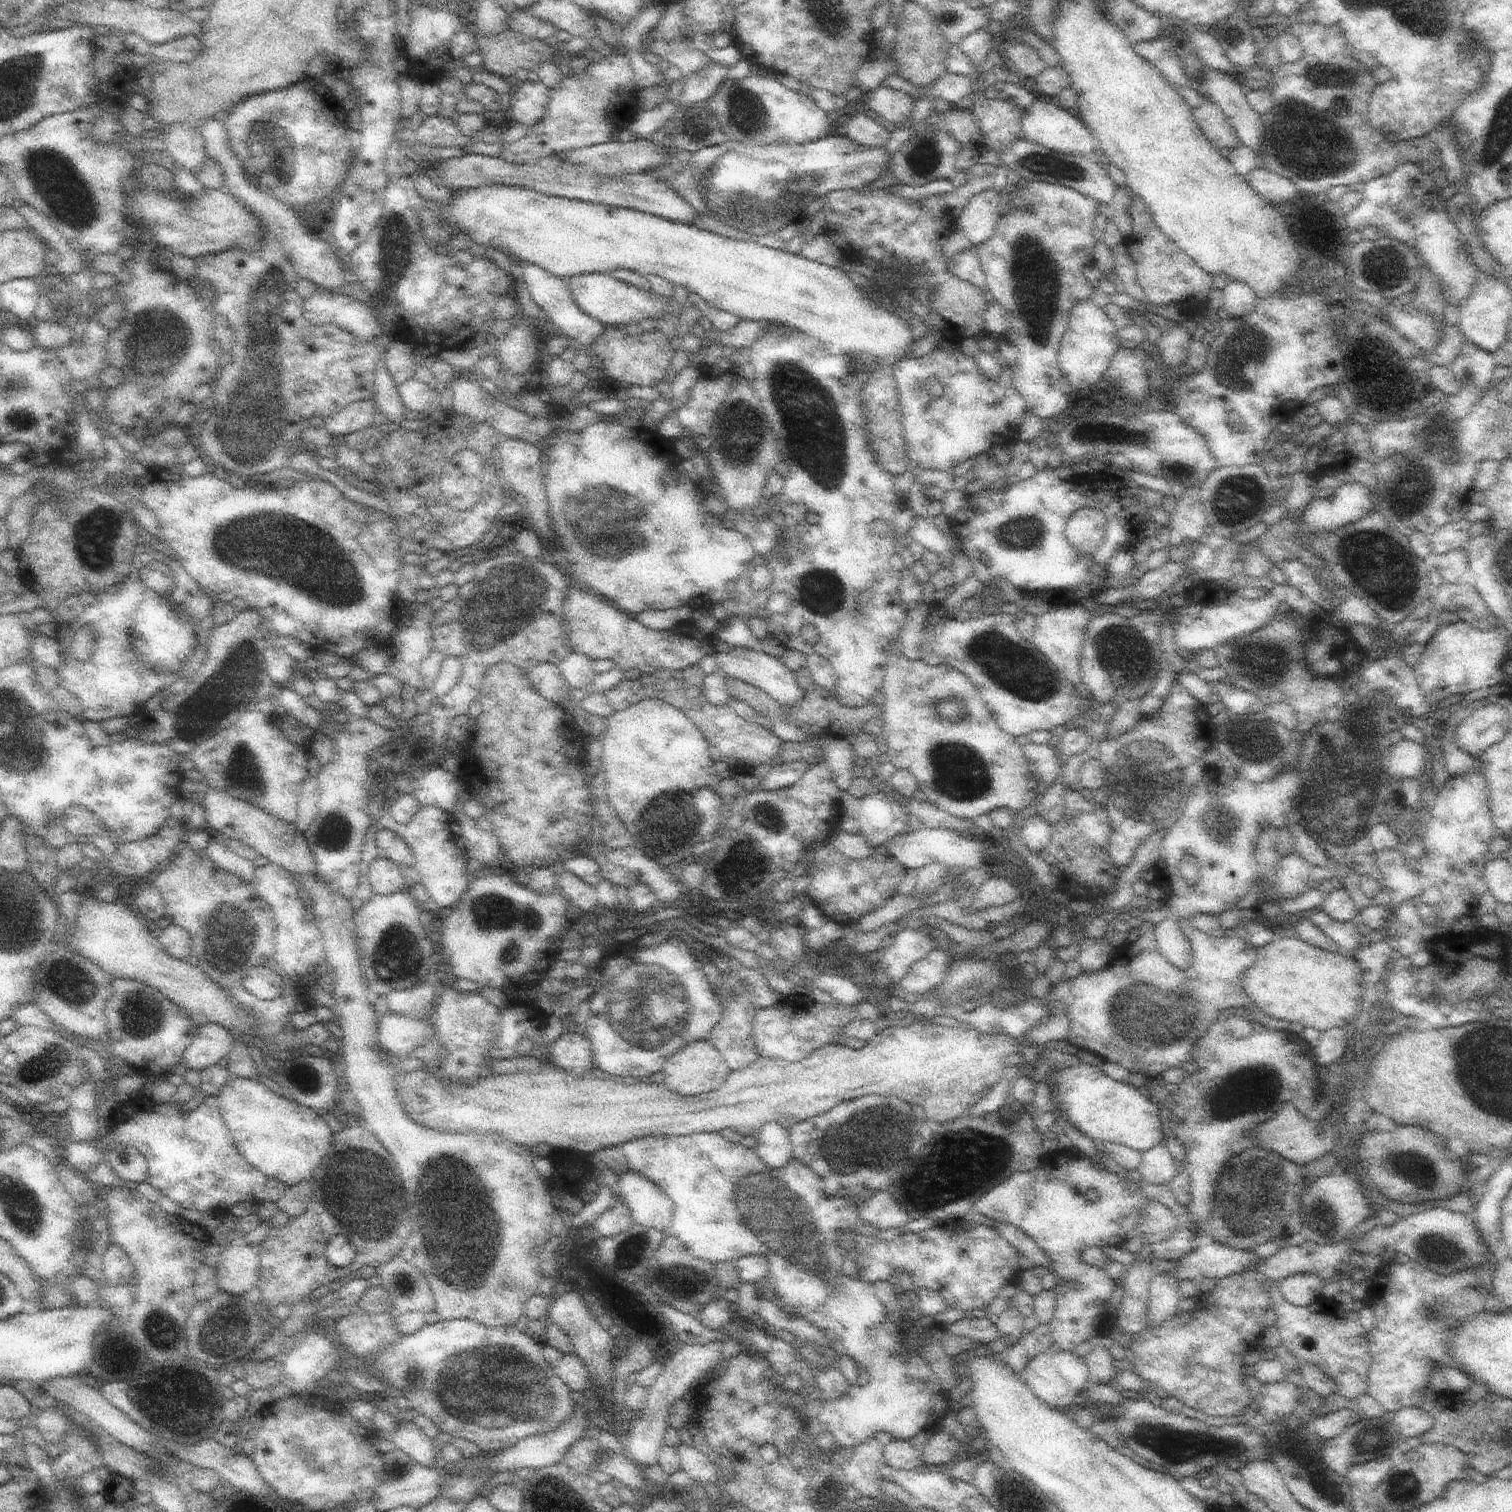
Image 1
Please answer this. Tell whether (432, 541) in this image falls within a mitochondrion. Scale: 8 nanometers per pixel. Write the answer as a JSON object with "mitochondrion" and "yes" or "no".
{"mitochondrion":"no"}

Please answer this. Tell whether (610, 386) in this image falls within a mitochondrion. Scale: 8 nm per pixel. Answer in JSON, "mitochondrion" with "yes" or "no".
{"mitochondrion":"no"}

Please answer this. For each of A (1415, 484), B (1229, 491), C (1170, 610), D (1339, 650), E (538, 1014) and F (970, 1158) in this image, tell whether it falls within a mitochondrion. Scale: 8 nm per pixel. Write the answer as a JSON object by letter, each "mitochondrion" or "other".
{"A":"mitochondrion","B":"mitochondrion","C":"other","D":"other","E":"other","F":"mitochondrion"}

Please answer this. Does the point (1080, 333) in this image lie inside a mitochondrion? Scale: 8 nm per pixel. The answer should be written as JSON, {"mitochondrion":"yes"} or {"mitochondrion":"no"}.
{"mitochondrion":"no"}

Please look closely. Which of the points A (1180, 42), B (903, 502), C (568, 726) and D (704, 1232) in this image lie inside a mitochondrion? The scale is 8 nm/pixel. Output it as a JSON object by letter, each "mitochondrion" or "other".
{"A":"other","B":"other","C":"other","D":"other"}

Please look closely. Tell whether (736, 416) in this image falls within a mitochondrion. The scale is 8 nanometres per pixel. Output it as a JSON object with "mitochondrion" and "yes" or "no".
{"mitochondrion":"yes"}

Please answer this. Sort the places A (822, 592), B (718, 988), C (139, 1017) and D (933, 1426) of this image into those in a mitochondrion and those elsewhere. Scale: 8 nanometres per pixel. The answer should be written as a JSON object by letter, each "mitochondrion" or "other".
{"A":"mitochondrion","B":"other","C":"mitochondrion","D":"other"}

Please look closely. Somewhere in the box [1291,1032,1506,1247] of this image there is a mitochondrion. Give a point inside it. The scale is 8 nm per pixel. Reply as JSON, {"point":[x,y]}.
{"point":[1476,1064]}

